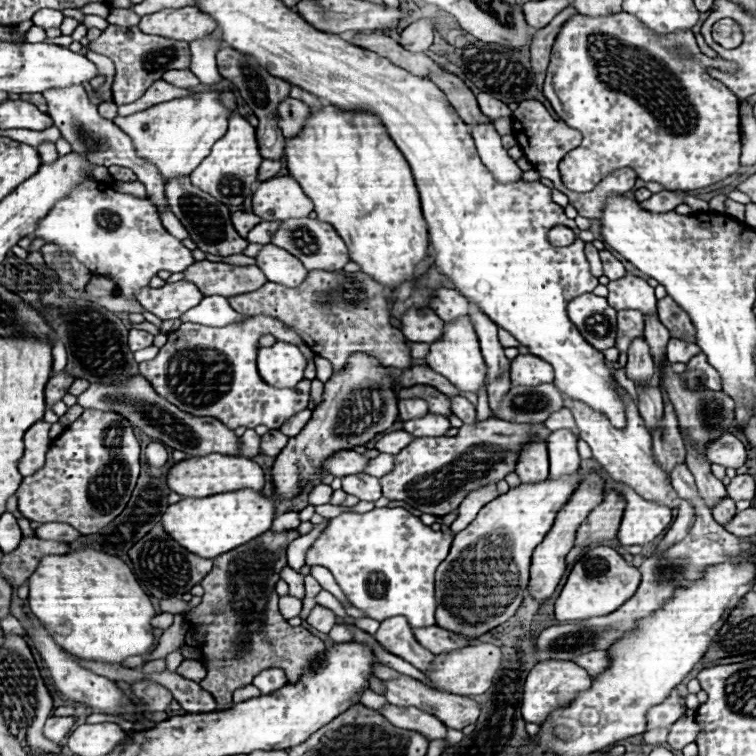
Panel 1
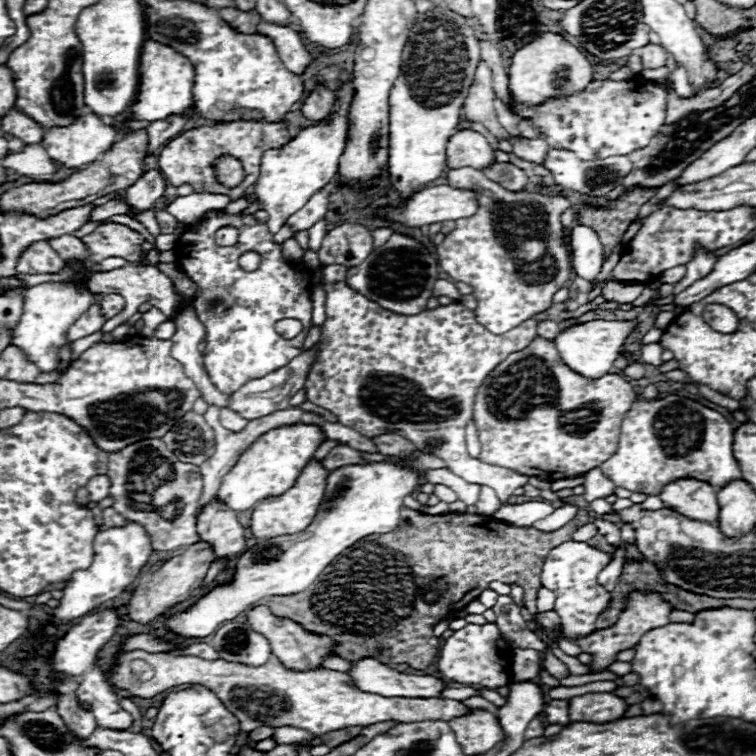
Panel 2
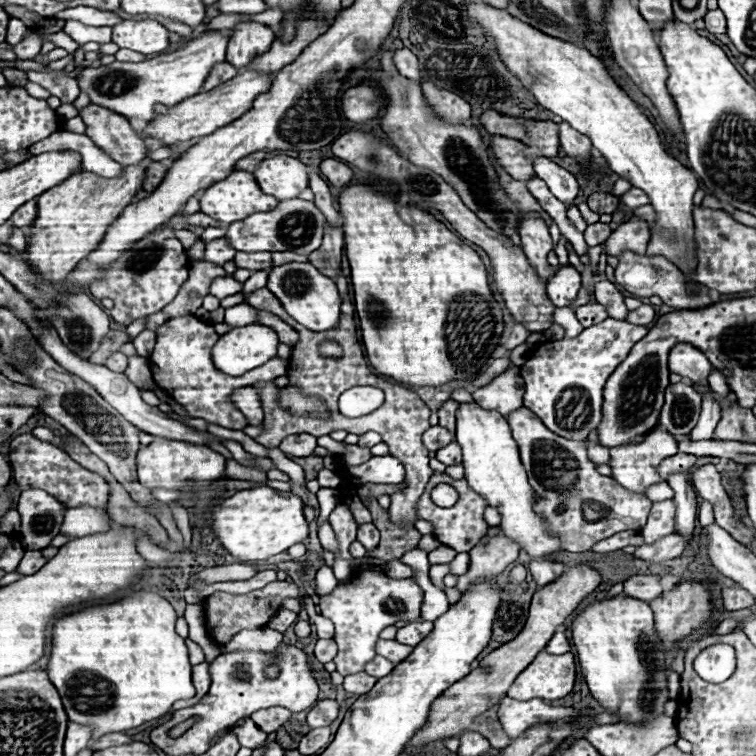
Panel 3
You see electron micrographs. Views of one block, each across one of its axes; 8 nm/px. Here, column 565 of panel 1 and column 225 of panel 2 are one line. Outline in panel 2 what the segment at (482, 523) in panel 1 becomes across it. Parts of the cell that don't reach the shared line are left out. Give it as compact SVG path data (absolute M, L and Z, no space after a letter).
M294 424L290 428L274 428L258 438L254 448L244 452L238 464L224 476L216 498L224 502L234 512L250 510L264 498L280 496L290 490L304 470L304 466L312 460L316 448L324 442L324 432L310 424Z

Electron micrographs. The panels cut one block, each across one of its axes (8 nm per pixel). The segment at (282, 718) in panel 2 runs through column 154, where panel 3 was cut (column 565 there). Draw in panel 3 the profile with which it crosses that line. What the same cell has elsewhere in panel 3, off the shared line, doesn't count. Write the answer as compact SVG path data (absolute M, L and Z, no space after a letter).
M542 650L534 662L514 680L508 696L514 700L558 700L572 692L574 678L576 666L570 652L564 656L552 656Z

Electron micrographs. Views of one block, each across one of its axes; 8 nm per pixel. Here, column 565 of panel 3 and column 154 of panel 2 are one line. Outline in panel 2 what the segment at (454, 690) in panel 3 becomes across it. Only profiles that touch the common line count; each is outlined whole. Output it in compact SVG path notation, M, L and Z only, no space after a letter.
M192 544L186 552L170 558L168 562L164 562L152 576L150 582L138 586L132 592L132 598L128 602L128 616L130 620L138 622L138 624L150 624L154 620L158 620L162 614L166 614L170 608L174 608L176 604L184 602L194 588L198 588L210 568L210 564L214 562L214 552L208 550L206 544Z

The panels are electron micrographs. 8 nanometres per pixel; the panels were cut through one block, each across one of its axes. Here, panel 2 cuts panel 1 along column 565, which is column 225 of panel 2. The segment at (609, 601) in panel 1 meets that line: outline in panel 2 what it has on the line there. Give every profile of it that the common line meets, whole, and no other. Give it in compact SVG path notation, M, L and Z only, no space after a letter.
M386 460L354 466L350 464L332 470L326 480L324 500L306 532L298 532L294 536L278 536L250 546L236 560L234 580L210 590L186 612L170 616L170 632L184 638L210 636L224 622L230 622L244 610L250 610L264 596L288 596L306 590L322 574L322 570L354 542L370 534L386 534L398 528L404 498L414 494L418 486L420 472Z

